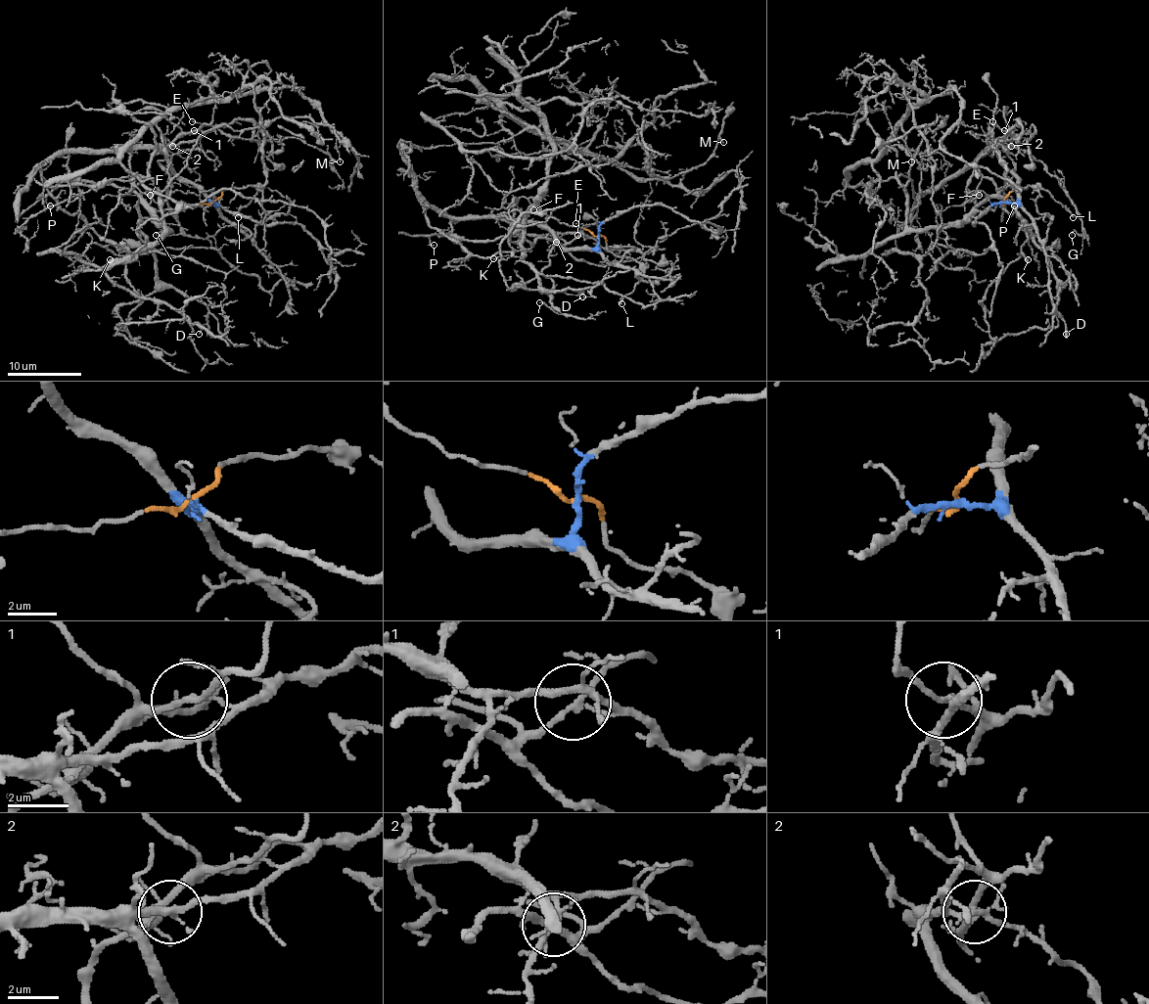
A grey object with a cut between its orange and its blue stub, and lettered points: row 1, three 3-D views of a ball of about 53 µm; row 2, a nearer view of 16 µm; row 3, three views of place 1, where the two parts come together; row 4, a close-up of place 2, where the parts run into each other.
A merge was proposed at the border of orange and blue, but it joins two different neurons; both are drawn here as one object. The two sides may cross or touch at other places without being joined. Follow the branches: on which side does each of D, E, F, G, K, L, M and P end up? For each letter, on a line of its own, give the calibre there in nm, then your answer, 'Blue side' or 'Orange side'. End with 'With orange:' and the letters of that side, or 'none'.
D: Thickness 90 nm. Orange side
E: Thickness 110 nm. Orange side
F: Thickness 170 nm. Blue side
G: Thickness 110 nm. Blue side
K: Thickness 120 nm. Blue side
L: Thickness 110 nm. Orange side
M: Thickness 130 nm. Orange side
P: Thickness 110 nm. Orange side
With orange: D, E, L, M, P

